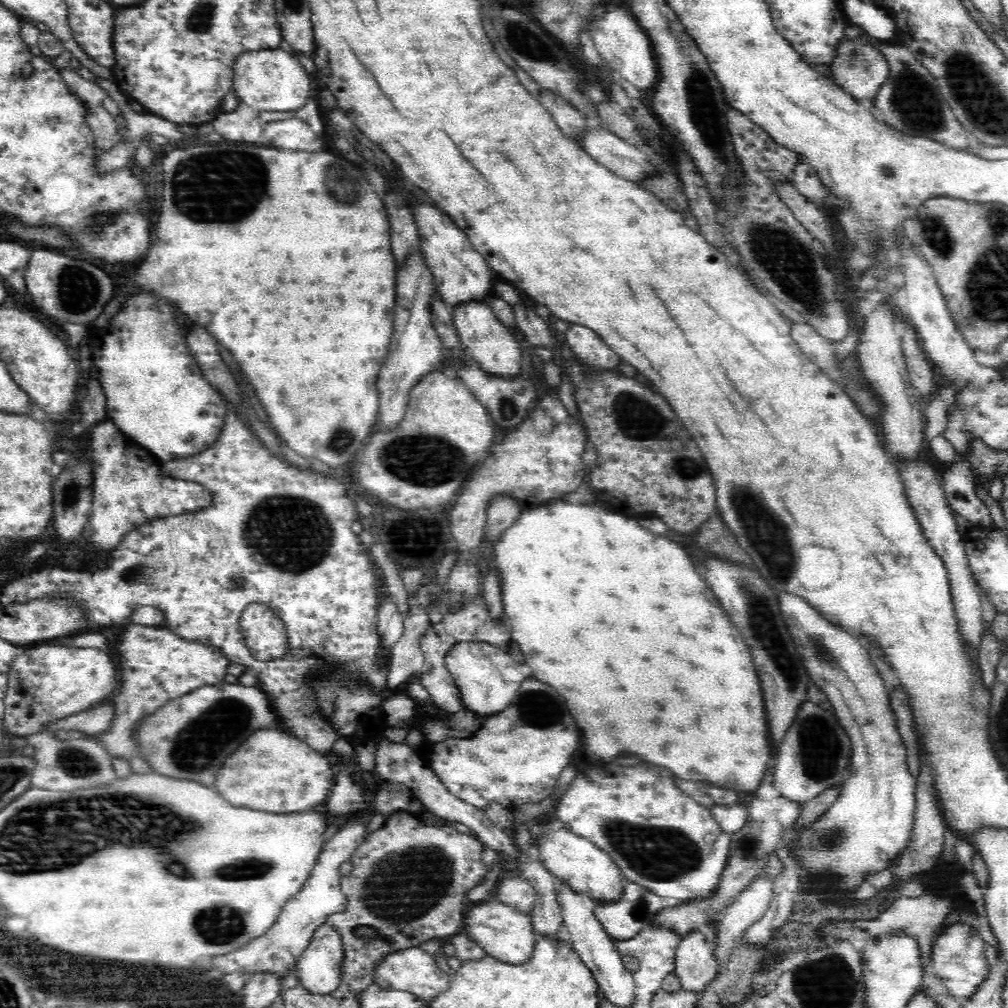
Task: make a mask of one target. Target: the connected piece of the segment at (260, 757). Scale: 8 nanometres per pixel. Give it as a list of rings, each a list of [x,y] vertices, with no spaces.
[[[257,730],[228,758],[230,760],[224,760],[224,766],[218,770],[214,786],[234,806],[246,806],[252,810],[264,810],[276,814],[304,812],[316,804],[324,804],[333,789],[334,774],[328,759],[289,732],[282,734],[278,730]]]

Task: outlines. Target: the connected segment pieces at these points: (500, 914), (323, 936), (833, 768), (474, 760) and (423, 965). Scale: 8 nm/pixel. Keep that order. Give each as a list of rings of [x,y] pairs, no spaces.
[[[494,901],[474,906],[465,918],[465,932],[468,932],[466,936],[470,938],[470,941],[478,943],[487,952],[488,956],[514,965],[526,963],[531,958],[536,932],[528,915],[502,902]]]
[[[331,925],[320,926],[298,960],[299,985],[313,995],[329,995],[339,985],[342,938]]]
[[[806,701],[799,706],[793,723],[788,727],[779,747],[776,748],[776,757],[778,761],[773,775],[774,788],[780,792],[780,796],[798,801],[803,806],[807,800],[814,798],[828,787],[838,787],[844,782],[851,757],[851,740],[831,709]]]
[[[502,710],[500,714],[490,715],[490,718],[483,719],[478,732],[471,737],[448,737],[444,742],[426,740],[426,744],[418,746],[415,752],[448,787],[450,793],[482,810],[485,810],[492,802],[503,804],[510,810],[518,804],[542,802],[554,792],[560,772],[568,766],[570,756],[574,756],[574,752],[578,750],[580,734],[574,720],[568,720],[568,718],[550,728],[536,728],[536,726],[526,726],[516,722],[520,722],[516,712]]]
[[[420,946],[392,950],[386,956],[387,958],[384,958],[377,967],[377,977],[374,982],[376,985],[383,988],[410,991],[412,994],[418,995],[418,998],[423,1001],[432,1000],[449,986],[452,976],[440,970],[434,956],[424,952]]]

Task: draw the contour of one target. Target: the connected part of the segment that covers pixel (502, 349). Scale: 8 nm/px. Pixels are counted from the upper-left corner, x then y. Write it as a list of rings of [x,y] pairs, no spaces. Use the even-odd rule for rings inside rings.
[[[478,302],[477,304],[458,305],[454,309],[453,323],[465,354],[471,356],[471,360],[484,372],[502,377],[506,381],[520,380],[522,374],[522,346],[512,336],[508,327],[502,325],[496,315],[492,313],[489,304]]]

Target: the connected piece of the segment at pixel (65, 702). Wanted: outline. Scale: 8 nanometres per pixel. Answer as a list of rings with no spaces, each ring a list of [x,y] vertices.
[[[56,641],[22,647],[10,665],[3,731],[6,736],[23,737],[41,733],[54,721],[107,702],[117,684],[114,659],[99,648],[65,646]]]

